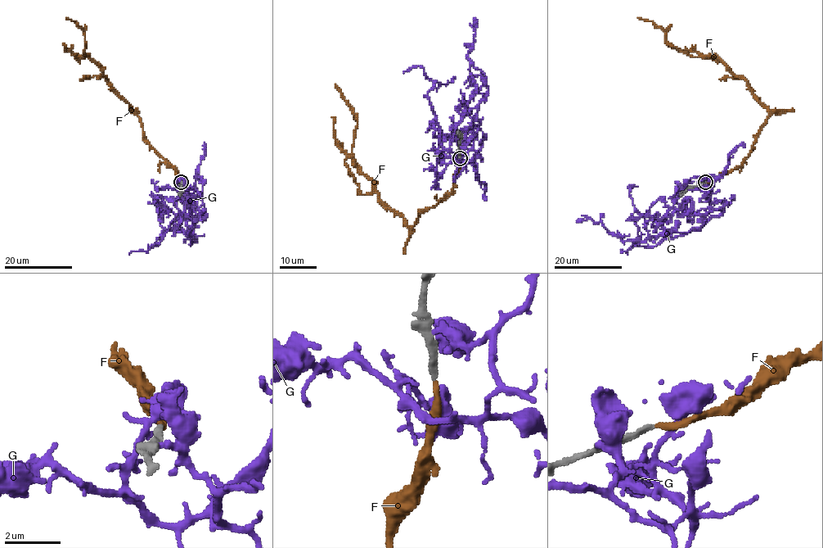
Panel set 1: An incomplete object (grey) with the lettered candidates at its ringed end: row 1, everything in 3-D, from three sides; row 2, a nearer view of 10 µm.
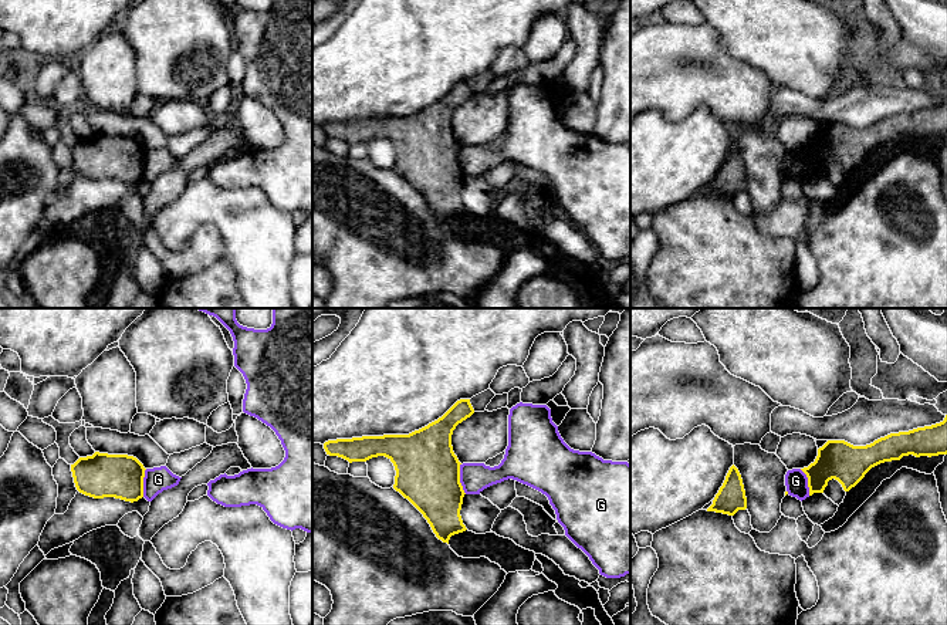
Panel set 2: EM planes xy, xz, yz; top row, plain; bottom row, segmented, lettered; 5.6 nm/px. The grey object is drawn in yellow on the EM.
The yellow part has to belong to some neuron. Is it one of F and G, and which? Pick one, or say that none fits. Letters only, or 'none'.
F

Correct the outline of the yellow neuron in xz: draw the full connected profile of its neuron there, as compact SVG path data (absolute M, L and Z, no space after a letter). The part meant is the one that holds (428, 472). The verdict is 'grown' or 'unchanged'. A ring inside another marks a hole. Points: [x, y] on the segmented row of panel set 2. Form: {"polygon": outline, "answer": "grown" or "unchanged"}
{"polygon": "M470 399L457 401L442 418L409 435L362 436L324 443L329 456L349 463L388 457L396 470L393 489L407 499L427 520L439 540L449 544L451 536L466 531L460 510L464 490L460 483L460 462L453 452L451 435L459 423L474 413Z", "answer": "unchanged"}

